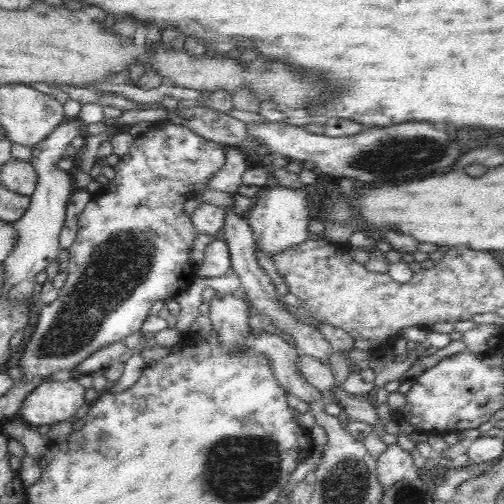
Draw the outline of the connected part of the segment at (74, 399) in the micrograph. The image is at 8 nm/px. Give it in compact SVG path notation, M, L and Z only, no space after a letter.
M68 377L62 383L46 381L38 384L24 400L20 417L32 428L54 425L62 420L74 418L85 404L86 389L78 384L76 377Z

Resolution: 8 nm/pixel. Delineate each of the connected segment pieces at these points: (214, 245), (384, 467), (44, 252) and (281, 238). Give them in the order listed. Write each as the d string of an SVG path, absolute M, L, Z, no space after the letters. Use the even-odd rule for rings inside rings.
M216 237L205 248L203 263L196 267L195 274L202 278L226 276L231 268L231 254L228 243L222 237Z
M392 444L377 458L377 475L380 486L385 493L396 482L404 480L408 472L414 471L410 453L404 451L398 444Z
M76 118L67 119L66 122L57 126L46 140L40 140L32 148L33 158L30 162L38 175L35 191L30 196L28 210L16 221L11 222L15 228L16 242L14 248L6 256L4 265L4 297L12 301L29 301L34 294L32 287L36 284L36 274L44 270L61 249L59 245L59 234L65 223L66 207L70 196L75 190L73 176L68 175L57 168L62 160L64 149L80 135L80 122Z
M269 180L260 188L256 194L257 201L255 196L252 198L252 210L248 215L248 223L255 243L266 254L266 258L272 260L276 254L310 239L308 224L311 218L308 215L308 198L304 189L272 187Z

